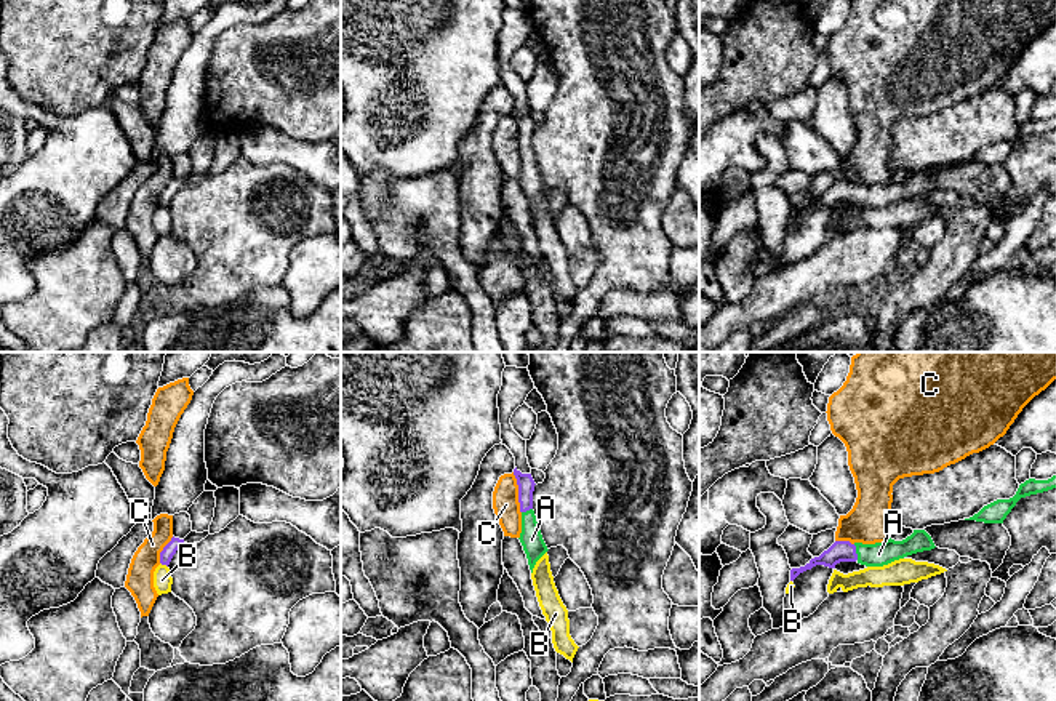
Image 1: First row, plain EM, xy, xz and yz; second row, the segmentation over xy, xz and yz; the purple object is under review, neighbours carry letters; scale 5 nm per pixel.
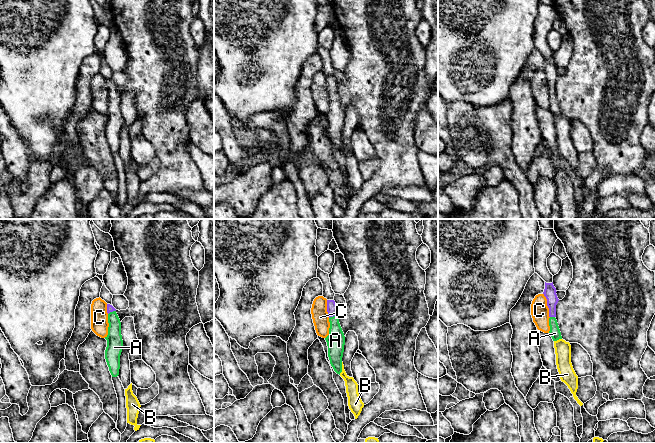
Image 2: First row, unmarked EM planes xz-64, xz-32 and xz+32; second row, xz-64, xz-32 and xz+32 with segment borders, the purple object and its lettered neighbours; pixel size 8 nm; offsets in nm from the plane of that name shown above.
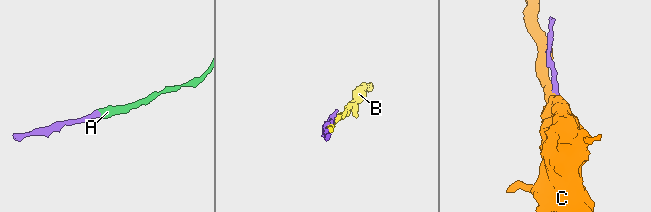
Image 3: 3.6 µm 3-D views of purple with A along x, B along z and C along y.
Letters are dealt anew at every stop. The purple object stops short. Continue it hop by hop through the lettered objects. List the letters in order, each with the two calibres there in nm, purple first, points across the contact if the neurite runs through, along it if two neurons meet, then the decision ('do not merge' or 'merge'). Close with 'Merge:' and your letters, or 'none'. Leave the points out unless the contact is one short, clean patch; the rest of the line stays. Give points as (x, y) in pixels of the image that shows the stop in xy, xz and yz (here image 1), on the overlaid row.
A: 110 nm thick on the purple side, 120 nm on the other; runs through yz (840, 551), (855, 552), (879, 554); merge
B: 70 nm thick on the purple side, 100 nm on the other; do not merge
C: 90 nm thick on the purple side, 130 nm on the other; border along xz (512, 472), (517, 482), (520, 512); do not merge
Merge: A

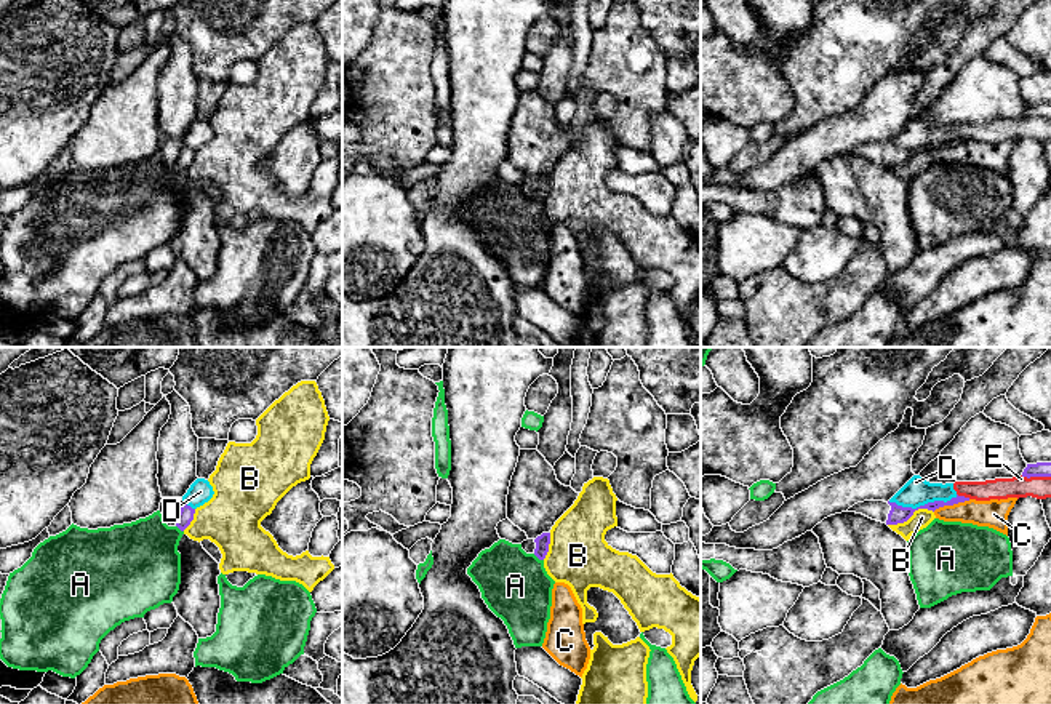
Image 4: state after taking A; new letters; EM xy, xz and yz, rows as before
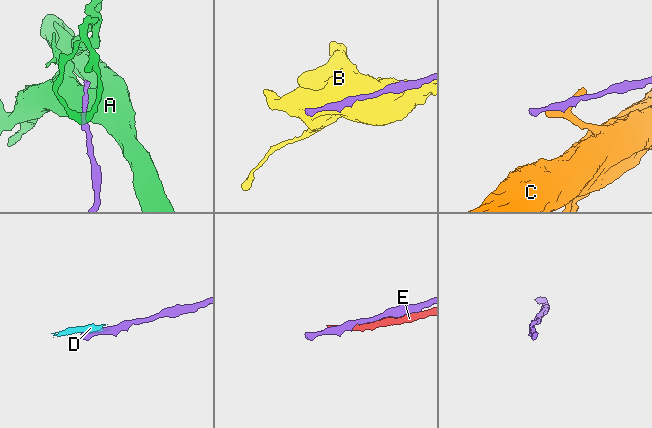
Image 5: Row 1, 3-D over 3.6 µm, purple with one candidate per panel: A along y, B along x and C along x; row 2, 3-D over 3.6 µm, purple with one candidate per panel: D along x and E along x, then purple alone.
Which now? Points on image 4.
A: 70 nm thick on the purple side, 340 nm on the other; border along xz (533, 554), (543, 560); do not merge
B: 90 nm thick on the purple side, 90 nm on the other; border along yz (933, 511), (917, 509), (906, 520), (888, 525); do not merge
C: 80 nm thick on the purple side, 140 nm on the other; do not merge
D: 90 nm thick on the purple side, 150 nm on the other; border along yz (957, 495), (915, 508), (888, 501); do not merge
E: 50 nm thick on the purple side, 110 nm on the other; do not merge
Merge: none

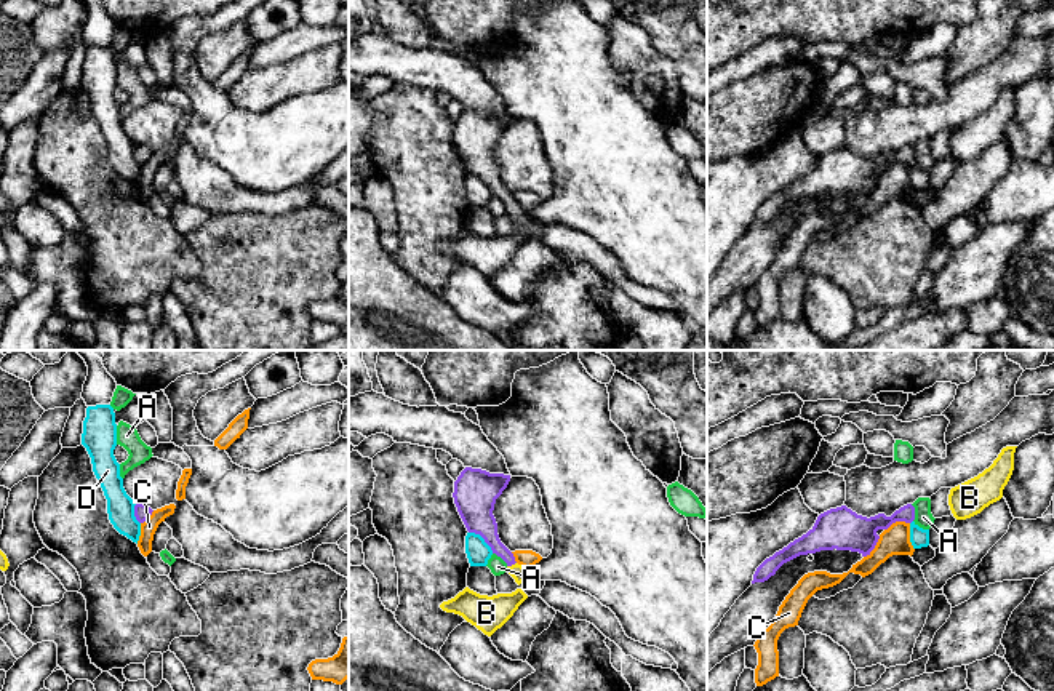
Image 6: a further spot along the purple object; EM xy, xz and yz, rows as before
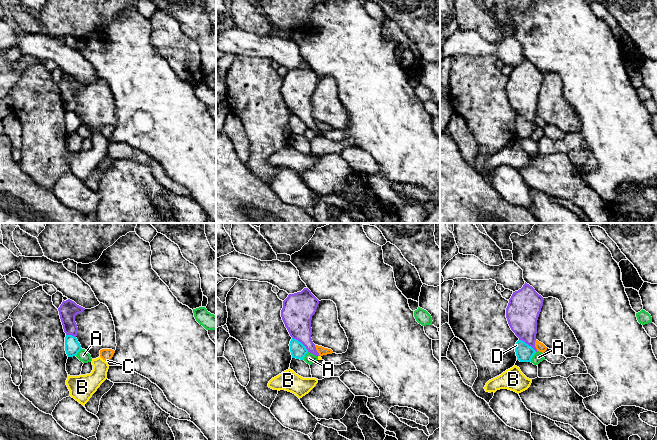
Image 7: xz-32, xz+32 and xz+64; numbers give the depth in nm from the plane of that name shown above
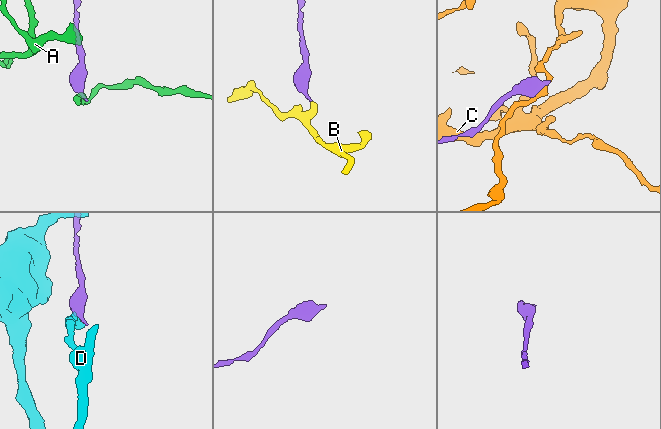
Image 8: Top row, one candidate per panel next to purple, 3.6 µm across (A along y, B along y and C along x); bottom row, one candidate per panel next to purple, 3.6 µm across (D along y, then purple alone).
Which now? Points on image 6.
A: 100 nm thick on the purple side, 90 nm on the other; border along yz (910, 504), (914, 507), (914, 520); do not merge
B: 120 nm thick on the purple side, 80 nm on the other; runs through xz (483, 523), (511, 565), (517, 571); merge
C: 190 nm thick on the purple side, 140 nm on the other; border along yz (909, 522), (893, 522), (885, 530); do not merge
D: 220 nm thick on the purple side, 120 nm on the other; do not merge
Merge: B

